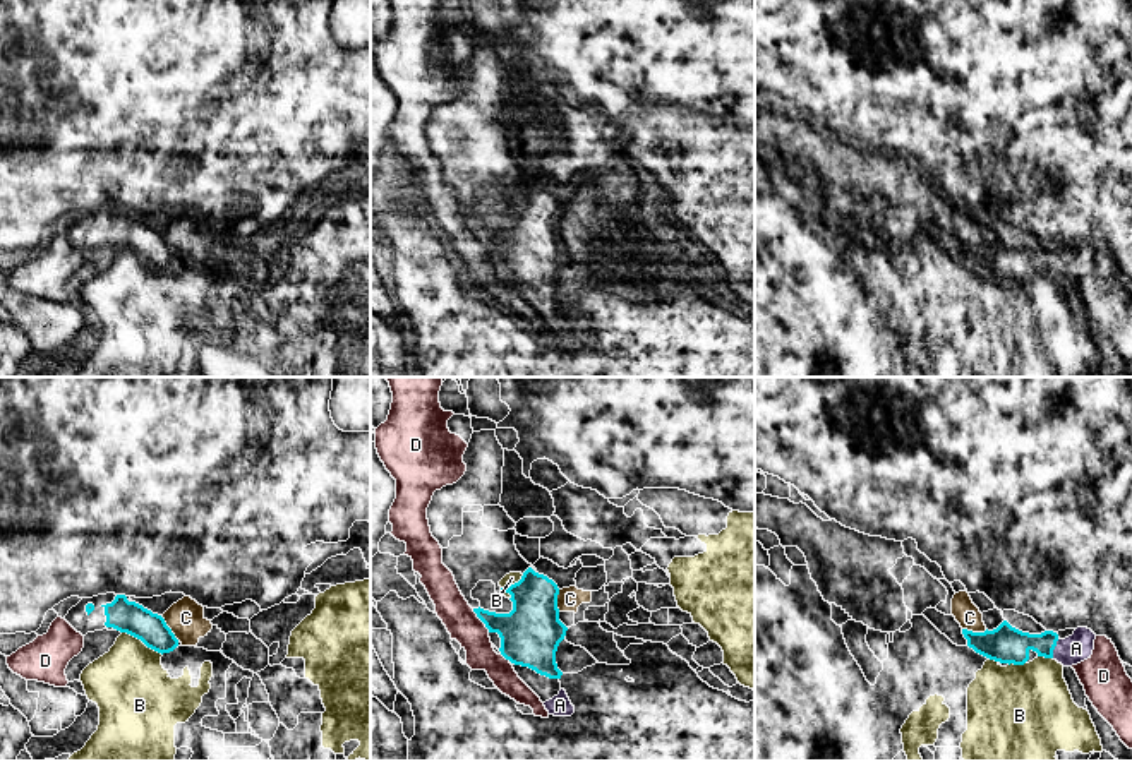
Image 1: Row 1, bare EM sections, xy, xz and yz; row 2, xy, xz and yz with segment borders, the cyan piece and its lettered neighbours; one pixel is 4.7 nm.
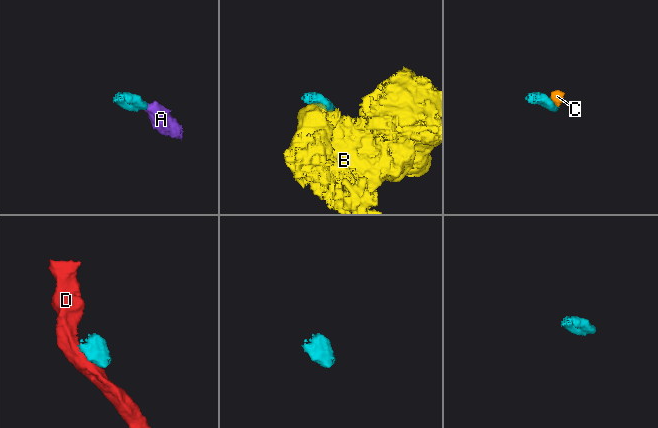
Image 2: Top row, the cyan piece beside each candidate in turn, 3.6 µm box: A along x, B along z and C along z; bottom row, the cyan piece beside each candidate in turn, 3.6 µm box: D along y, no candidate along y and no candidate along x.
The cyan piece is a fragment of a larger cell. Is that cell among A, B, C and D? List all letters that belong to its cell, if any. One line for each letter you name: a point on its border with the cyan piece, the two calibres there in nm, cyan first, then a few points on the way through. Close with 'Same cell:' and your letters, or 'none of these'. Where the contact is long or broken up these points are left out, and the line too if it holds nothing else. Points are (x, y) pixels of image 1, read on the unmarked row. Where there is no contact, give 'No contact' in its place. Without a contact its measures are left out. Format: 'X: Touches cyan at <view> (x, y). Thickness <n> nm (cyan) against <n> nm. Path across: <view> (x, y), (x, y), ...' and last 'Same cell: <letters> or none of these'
A: Touches cyan at yz (1053, 264). Thickness 180 nm (cyan) against 140 nm. Path across: yz (1007, 261), (1043, 259), (1053, 264), (1076, 264)
Same cell: A

